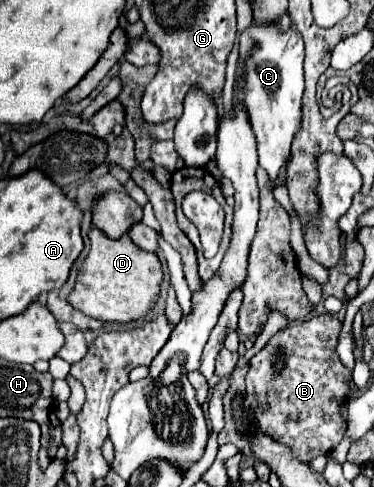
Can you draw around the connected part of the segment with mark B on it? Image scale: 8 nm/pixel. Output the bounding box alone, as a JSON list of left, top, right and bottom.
[246,314,352,462]

